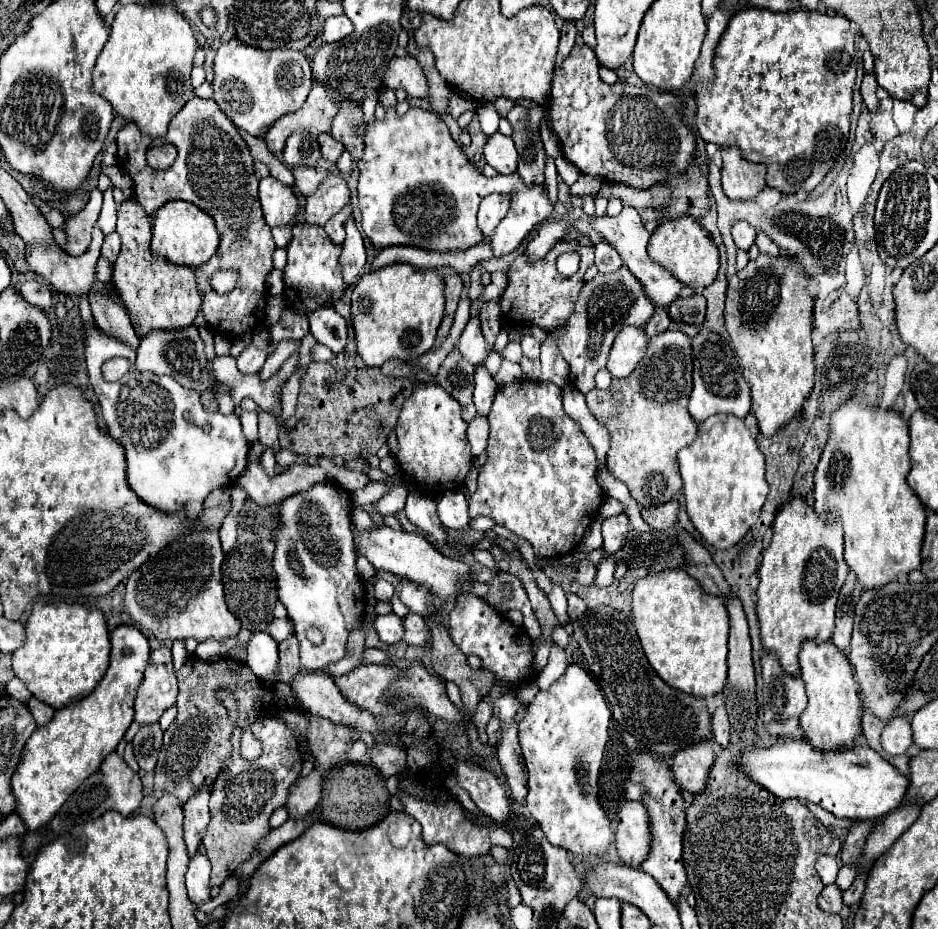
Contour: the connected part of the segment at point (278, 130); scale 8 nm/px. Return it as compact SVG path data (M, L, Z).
M314 82L304 106L298 112L292 112L276 120L274 128L266 132L264 140L268 150L278 156L286 144L286 138L296 130L308 130L314 136L322 132L330 132L330 124L336 112L338 112L336 104L330 100L326 90Z

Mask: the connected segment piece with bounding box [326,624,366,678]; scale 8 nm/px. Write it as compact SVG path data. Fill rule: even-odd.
M366 624L360 628L360 630L354 630L352 632L352 642L348 646L348 654L338 660L338 662L332 662L330 666L326 666L326 672L328 676L336 678L336 676L342 676L342 674L348 674L352 670L356 670L360 664L362 664L362 652L364 652L364 632L366 632Z

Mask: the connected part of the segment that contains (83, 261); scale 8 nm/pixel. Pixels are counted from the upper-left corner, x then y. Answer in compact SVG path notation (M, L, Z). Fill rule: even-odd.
M96 226L94 232L92 232L92 244L88 248L86 254L74 258L74 256L68 256L68 254L62 254L62 248L54 242L52 248L44 248L44 244L30 244L26 246L26 260L28 260L28 266L34 274L42 276L46 282L50 282L54 286L54 290L58 292L64 292L64 294L88 294L90 288L92 288L92 280L94 280L94 274L96 274L96 262L98 262L98 256L100 256L100 246L104 242L104 234L102 230Z

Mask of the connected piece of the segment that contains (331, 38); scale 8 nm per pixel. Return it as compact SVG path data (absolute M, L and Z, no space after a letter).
M332 16L332 18L326 18L326 26L324 26L324 42L332 44L336 40L344 40L344 36L350 36L352 34L352 22L348 20L348 16Z

